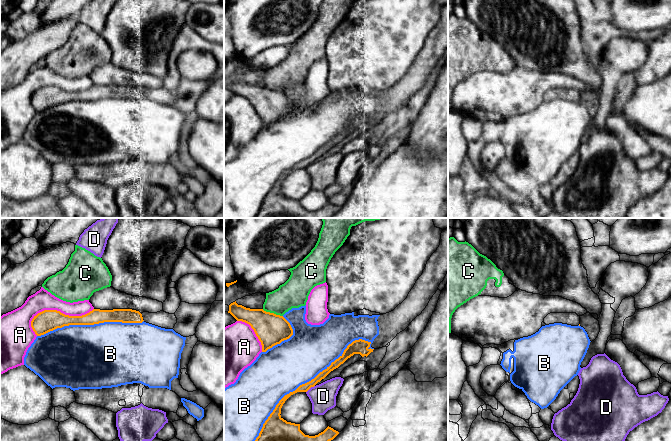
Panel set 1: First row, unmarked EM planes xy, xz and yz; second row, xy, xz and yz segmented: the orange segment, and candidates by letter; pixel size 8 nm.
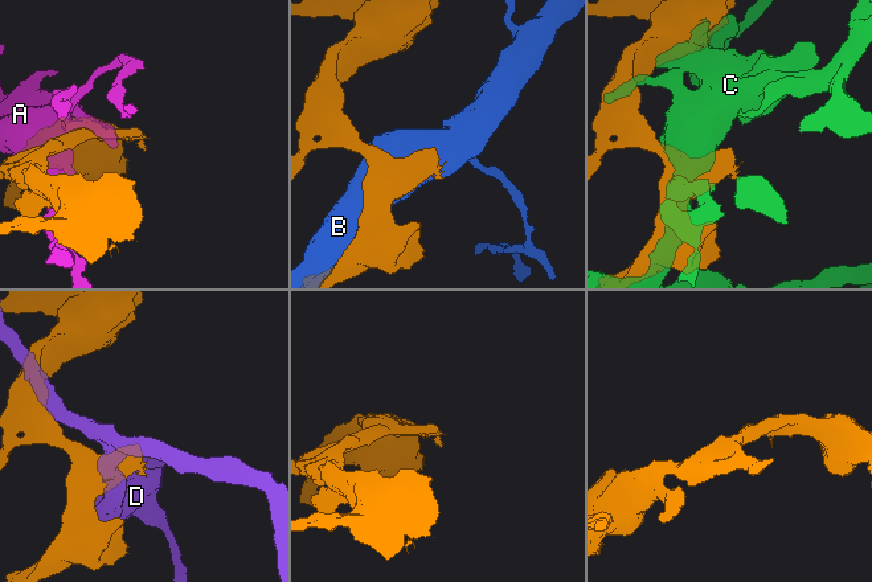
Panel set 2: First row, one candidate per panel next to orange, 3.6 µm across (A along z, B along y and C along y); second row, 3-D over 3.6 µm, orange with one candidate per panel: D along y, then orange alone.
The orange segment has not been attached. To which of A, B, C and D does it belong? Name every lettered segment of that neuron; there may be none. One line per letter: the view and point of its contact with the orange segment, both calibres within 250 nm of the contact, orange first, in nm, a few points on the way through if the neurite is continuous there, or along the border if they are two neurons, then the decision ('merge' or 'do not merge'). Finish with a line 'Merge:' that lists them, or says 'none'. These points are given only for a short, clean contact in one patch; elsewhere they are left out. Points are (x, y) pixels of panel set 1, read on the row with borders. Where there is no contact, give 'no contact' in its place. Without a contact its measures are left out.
A: meets orange in xy at (59, 311); 180 nm thick on the orange side, 160 nm on the other; do not merge
B: meets orange in xz at (307, 382); 70 nm thick on the orange side, 380 nm on the other; do not merge
C: meets orange in xz at (272, 313); 260 nm thick on the orange side, 220 nm on the other; do not merge
D: meets orange in xz at (310, 387); 70 nm thick on the orange side, 200 nm on the other; border along xz (314, 385), (306, 392); do not merge
Merge: none

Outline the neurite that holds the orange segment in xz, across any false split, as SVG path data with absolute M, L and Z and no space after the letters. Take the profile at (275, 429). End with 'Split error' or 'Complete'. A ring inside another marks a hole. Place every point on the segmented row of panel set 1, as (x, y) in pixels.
M362 339L353 341L347 346L343 354L338 359L332 362L329 367L320 372L314 379L300 385L295 391L285 395L263 424L259 436L254 442L330 442L333 440L339 432L329 426L318 435L305 435L300 430L300 424L287 422L281 417L281 408L291 395L297 392L307 392L311 387L314 387L331 371L338 368L354 354L360 354L362 357L367 357L374 350L370 348L370 344L371 342Z. Complete

